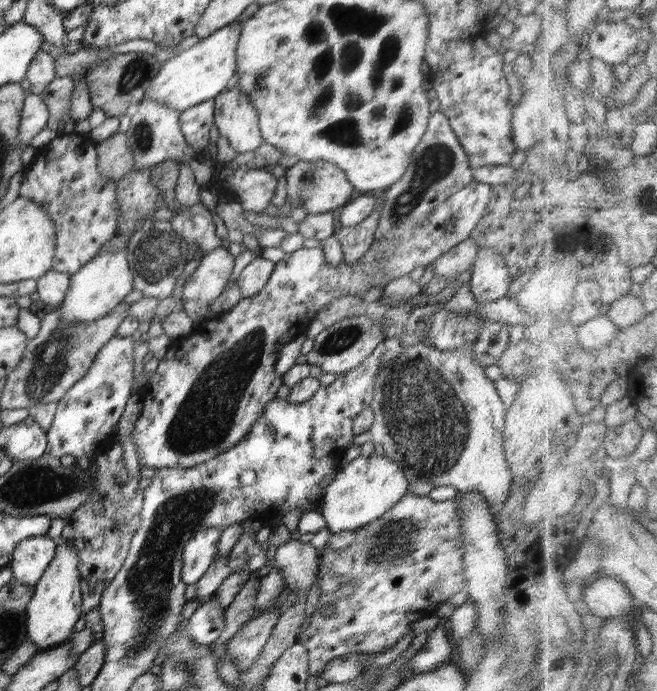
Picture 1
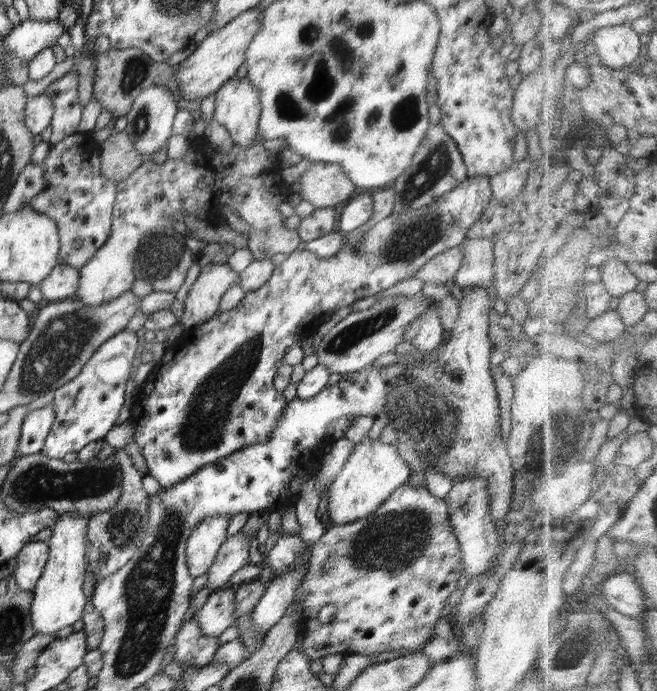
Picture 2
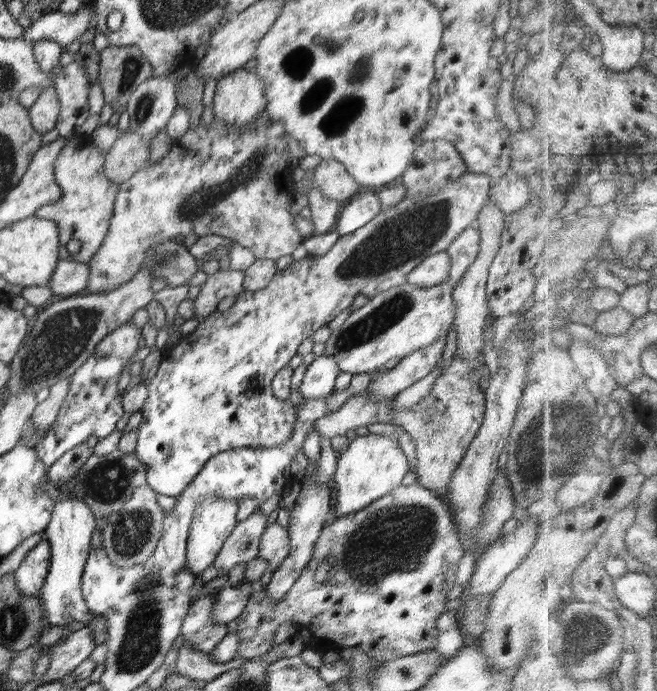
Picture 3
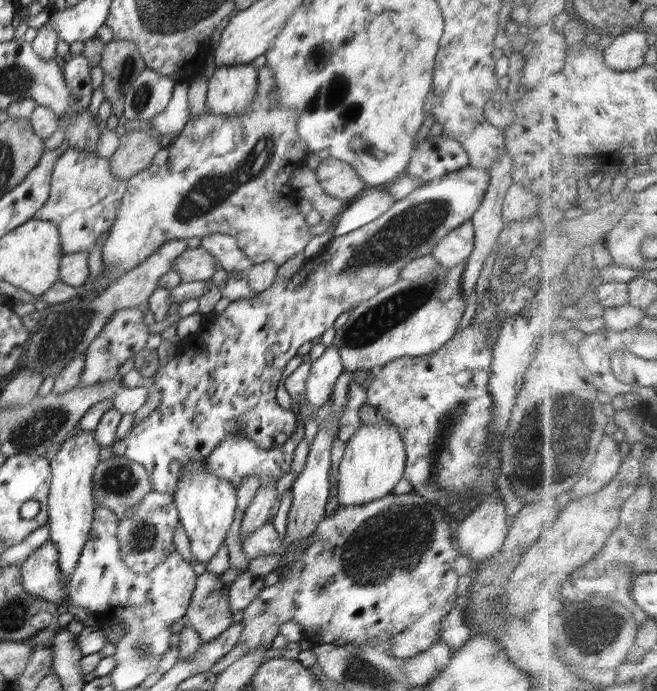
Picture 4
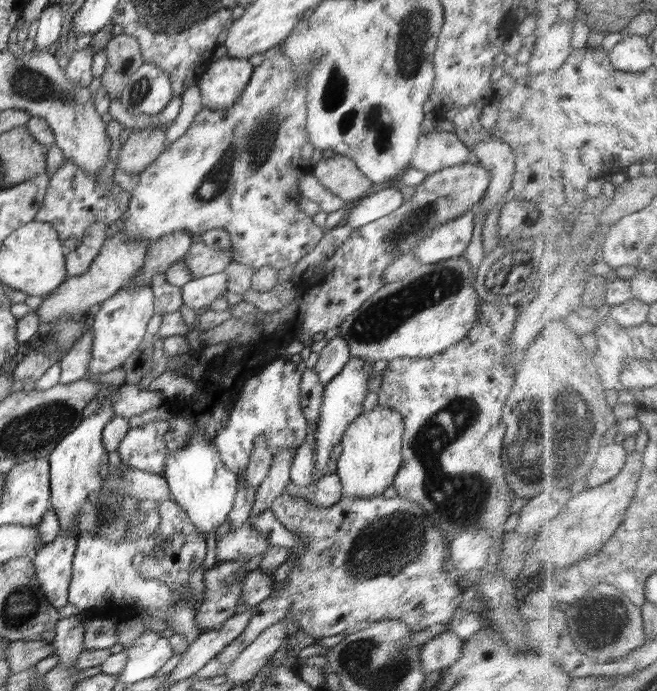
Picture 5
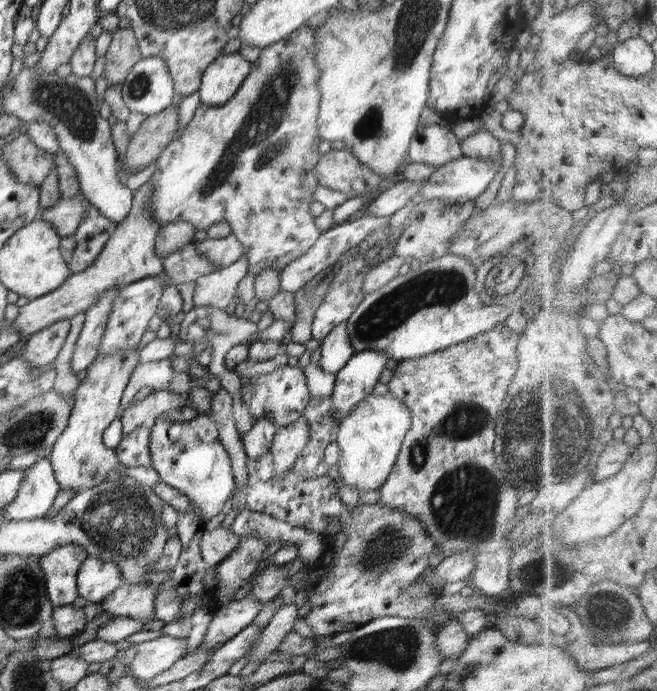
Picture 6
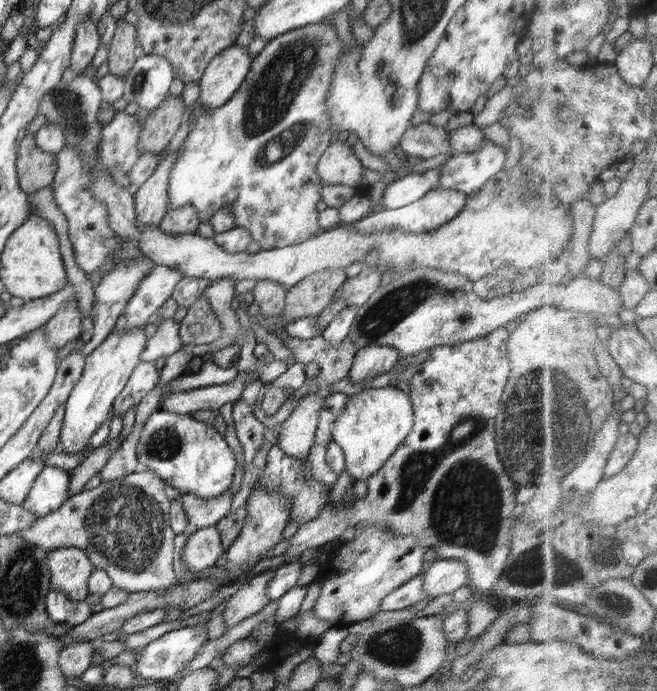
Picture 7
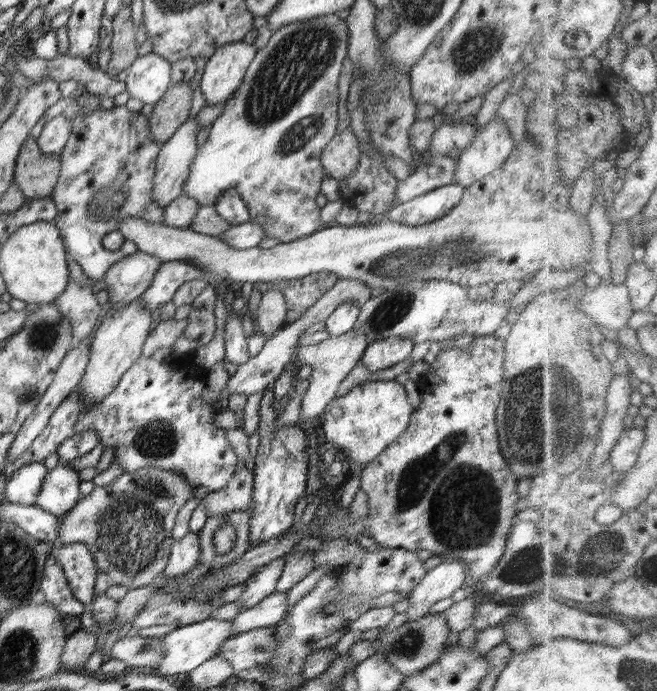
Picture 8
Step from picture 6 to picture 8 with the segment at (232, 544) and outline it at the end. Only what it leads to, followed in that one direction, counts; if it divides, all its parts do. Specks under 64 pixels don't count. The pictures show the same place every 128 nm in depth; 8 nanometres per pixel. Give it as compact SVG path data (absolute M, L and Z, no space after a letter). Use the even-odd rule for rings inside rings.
M189 532L175 540L170 547L170 554L163 575L169 580L192 570L198 562L201 550L198 534Z

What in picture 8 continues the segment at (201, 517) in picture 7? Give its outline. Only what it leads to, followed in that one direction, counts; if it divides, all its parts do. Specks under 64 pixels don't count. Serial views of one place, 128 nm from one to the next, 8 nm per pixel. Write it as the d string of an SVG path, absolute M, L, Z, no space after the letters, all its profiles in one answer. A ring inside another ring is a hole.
M238 460L231 481L224 489L212 491L202 497L200 506L208 508L208 517L215 514L229 513L242 510L250 514L253 497L253 474L248 471L246 464Z

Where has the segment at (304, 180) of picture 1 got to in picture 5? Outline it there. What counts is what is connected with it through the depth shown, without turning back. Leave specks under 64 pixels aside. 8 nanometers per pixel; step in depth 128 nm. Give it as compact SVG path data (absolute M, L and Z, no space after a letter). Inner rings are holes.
M334 154L328 159L321 159L312 170L313 175L330 192L350 203L353 200L361 200L373 189L372 182L348 157Z

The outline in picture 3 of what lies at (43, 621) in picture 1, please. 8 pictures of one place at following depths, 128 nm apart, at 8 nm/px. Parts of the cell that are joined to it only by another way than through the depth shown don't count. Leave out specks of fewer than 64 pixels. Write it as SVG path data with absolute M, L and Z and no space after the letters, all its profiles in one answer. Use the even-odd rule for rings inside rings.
M68 493L55 498L55 505L48 527L43 531L50 545L50 562L48 574L40 589L40 599L45 621L52 626L68 626L71 622L84 622L88 626L95 614L90 612L81 591L83 570L91 551L92 534L96 517L91 508L81 498Z

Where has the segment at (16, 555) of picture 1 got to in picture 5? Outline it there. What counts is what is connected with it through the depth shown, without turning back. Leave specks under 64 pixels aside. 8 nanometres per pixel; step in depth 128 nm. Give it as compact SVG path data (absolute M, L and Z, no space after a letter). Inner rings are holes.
M58 535L52 542L43 544L32 559L36 578L43 593L50 604L59 610L68 604L76 547L76 538Z

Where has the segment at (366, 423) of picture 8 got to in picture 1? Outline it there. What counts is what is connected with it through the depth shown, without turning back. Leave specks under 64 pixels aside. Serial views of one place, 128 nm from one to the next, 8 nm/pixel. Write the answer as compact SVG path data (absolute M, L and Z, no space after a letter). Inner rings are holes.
M361 454L348 464L341 466L330 484L325 488L322 498L322 516L326 521L325 528L331 534L361 529L372 520L380 518L390 510L406 493L409 480L405 472L390 457Z

